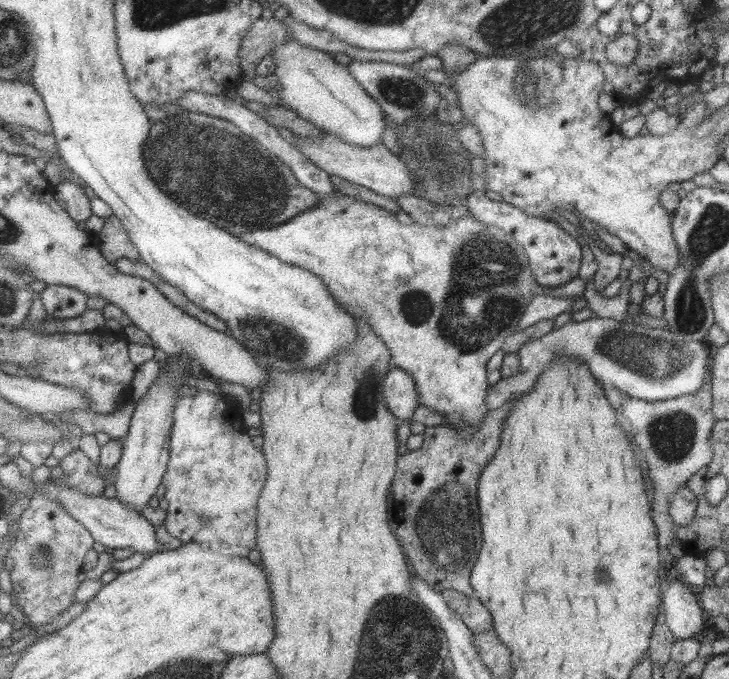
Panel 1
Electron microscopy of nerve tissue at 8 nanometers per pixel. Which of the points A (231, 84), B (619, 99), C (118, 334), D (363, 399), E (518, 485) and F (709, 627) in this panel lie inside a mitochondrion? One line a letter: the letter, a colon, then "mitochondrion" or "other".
A: other
B: other
C: other
D: mitochondrion
E: other
F: other

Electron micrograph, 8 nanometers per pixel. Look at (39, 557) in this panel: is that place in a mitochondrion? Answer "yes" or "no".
yes

